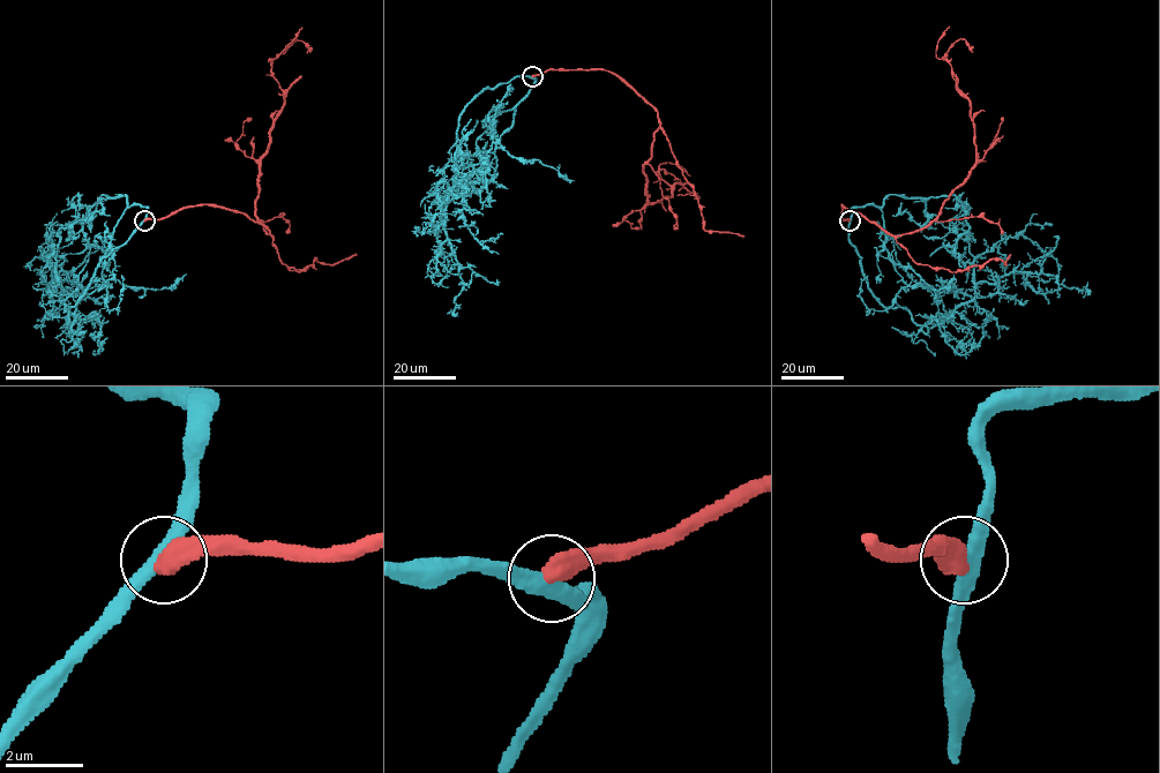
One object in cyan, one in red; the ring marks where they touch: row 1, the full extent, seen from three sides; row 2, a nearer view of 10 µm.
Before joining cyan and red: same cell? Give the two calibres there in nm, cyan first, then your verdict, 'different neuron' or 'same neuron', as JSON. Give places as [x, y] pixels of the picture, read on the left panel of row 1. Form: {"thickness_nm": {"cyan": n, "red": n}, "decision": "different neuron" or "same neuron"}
{"thickness_nm": {"cyan": 400, "red": 600}, "decision": "different neuron"}

